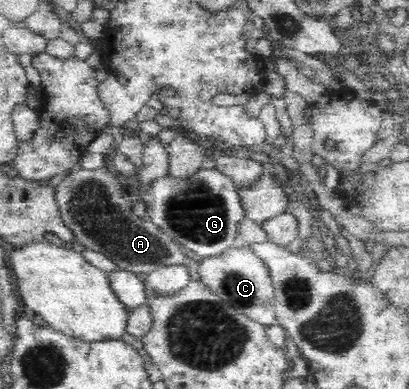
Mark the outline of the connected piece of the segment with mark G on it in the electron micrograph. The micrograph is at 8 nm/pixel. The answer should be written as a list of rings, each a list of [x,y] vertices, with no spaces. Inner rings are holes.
[[[199,168],[196,173],[185,178],[175,177],[169,173],[161,175],[148,184],[144,201],[147,203],[147,218],[166,232],[177,244],[182,245],[185,250],[189,249],[201,258],[217,256],[231,247],[240,222],[246,217],[236,183],[217,168]]]

